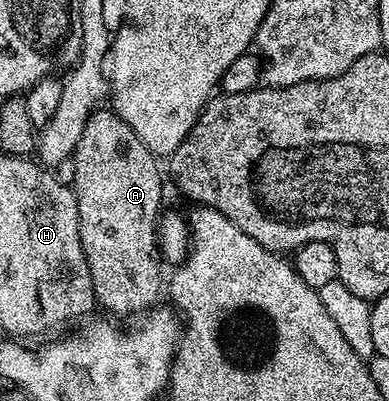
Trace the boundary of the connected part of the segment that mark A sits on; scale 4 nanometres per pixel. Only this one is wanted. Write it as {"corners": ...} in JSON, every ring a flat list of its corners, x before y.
{"corners":[[93,110,89,115,82,129,82,137,78,137,78,145,70,156,70,186,78,201,78,233,82,249,86,253,86,265,90,269,97,304,101,308,104,306,109,311,105,312,112,317,132,315,135,311,144,313,162,295,162,259,158,254,157,227,162,214,160,198,164,195,164,187,160,184,160,167,156,164,159,162,157,156,146,149,146,145,142,145,140,138,128,130,128,126,116,116,115,111,100,110]]}

